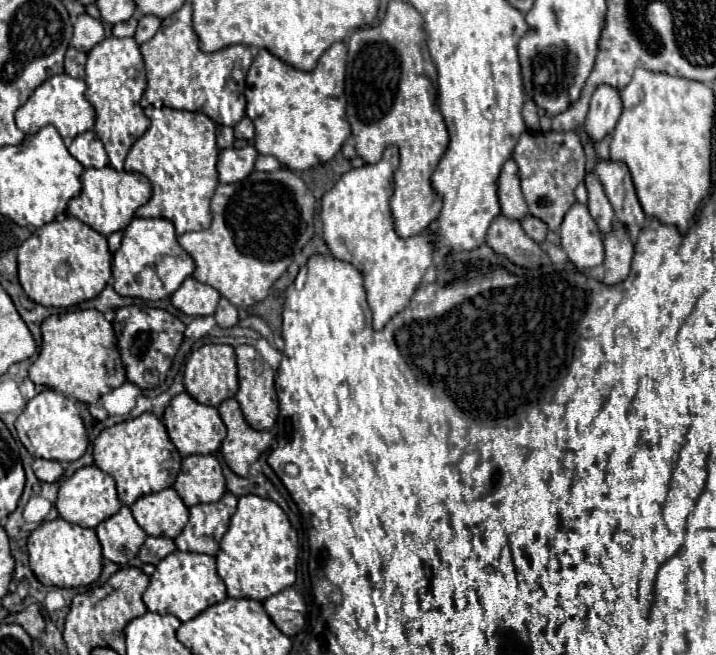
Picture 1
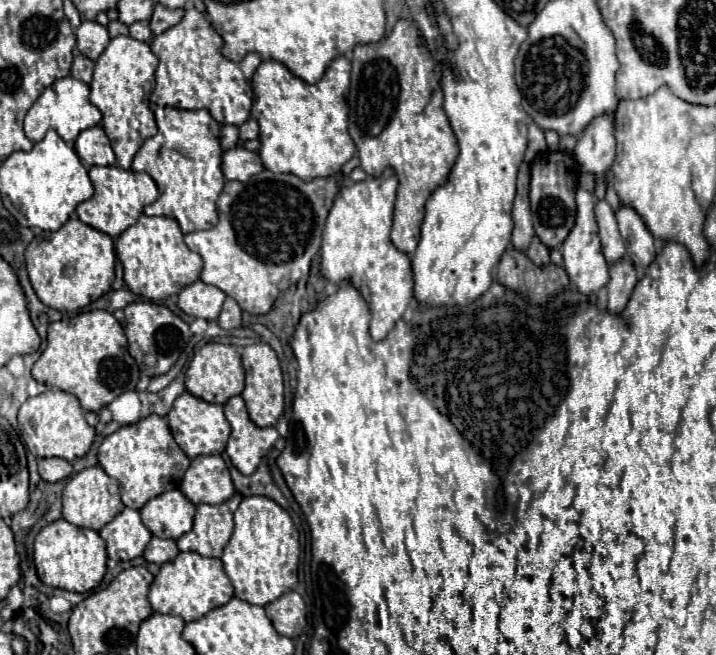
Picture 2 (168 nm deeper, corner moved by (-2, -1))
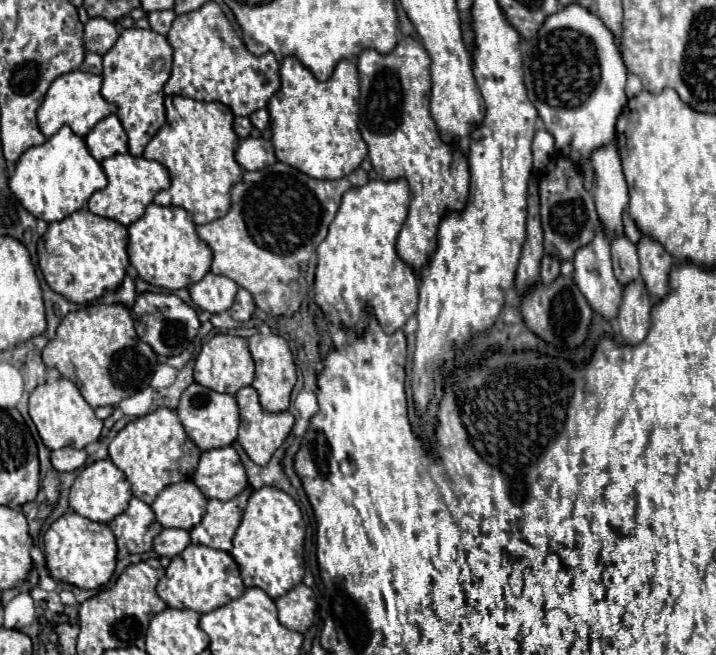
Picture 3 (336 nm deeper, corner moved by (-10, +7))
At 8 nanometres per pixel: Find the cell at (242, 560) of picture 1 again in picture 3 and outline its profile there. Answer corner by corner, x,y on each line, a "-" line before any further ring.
277,487
253,491
241,525
233,537
233,559
241,569
245,587
259,587
271,599
285,595
303,581
303,537
305,523
295,499

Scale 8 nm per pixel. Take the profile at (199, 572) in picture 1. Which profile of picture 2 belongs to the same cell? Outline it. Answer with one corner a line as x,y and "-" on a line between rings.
179,553
173,561
163,563
149,587
149,603
155,613
183,617
185,623
201,619
207,611
225,605
233,597
233,585
223,571
221,559
203,557
199,553

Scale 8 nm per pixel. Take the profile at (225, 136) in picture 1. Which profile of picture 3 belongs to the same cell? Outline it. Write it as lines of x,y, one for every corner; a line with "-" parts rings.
235,117
233,129
237,131
237,135
239,135
241,139
245,139
245,137
249,137
249,133
251,133
253,125
251,125
251,121
249,121
247,117

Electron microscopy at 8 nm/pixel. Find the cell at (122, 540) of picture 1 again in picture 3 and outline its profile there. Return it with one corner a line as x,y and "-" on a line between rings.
131,499
129,509
117,515
109,523
111,531
115,533
117,541
123,541
129,553
147,553
153,547
155,535
163,529
161,523
155,519
153,509
143,503
141,499

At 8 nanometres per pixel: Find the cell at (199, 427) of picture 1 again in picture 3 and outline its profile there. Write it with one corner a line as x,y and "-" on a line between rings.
191,383
183,395
181,395
181,403
177,407
177,415
187,431
187,435
191,437
191,441
201,449
201,451
209,451
209,449
219,449
225,445
231,445
237,439
237,429
239,429
239,407
233,395
223,395
223,393
215,393
199,383

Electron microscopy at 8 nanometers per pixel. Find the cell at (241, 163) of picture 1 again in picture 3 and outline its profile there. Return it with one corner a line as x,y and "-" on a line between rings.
263,137
241,139
235,157
237,157
237,163
245,171
259,171
259,169
265,169
277,161
273,143
269,139
263,139

